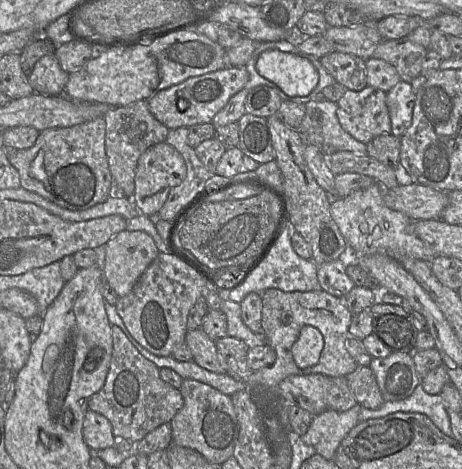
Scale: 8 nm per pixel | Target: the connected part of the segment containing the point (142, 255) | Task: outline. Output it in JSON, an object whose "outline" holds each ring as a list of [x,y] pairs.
{"outline":[[[121,231],[104,245],[104,280],[119,298],[130,293],[159,254],[153,238],[142,231]]]}

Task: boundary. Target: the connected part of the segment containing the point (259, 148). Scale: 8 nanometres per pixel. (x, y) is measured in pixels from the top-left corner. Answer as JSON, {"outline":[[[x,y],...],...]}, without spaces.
{"outline":[[[244,113],[239,119],[238,125],[238,148],[243,155],[252,158],[259,164],[275,160],[267,119]]]}

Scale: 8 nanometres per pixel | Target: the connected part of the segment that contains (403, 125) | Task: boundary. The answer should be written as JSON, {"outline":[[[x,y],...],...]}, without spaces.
{"outline":[[[399,81],[386,93],[386,103],[391,119],[391,133],[401,137],[410,127],[416,93],[411,84]]]}

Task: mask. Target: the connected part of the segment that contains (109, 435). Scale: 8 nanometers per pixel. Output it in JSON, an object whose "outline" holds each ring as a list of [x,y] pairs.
{"outline":[[[90,409],[87,410],[83,422],[83,438],[92,451],[109,448],[116,444],[110,421]]]}

